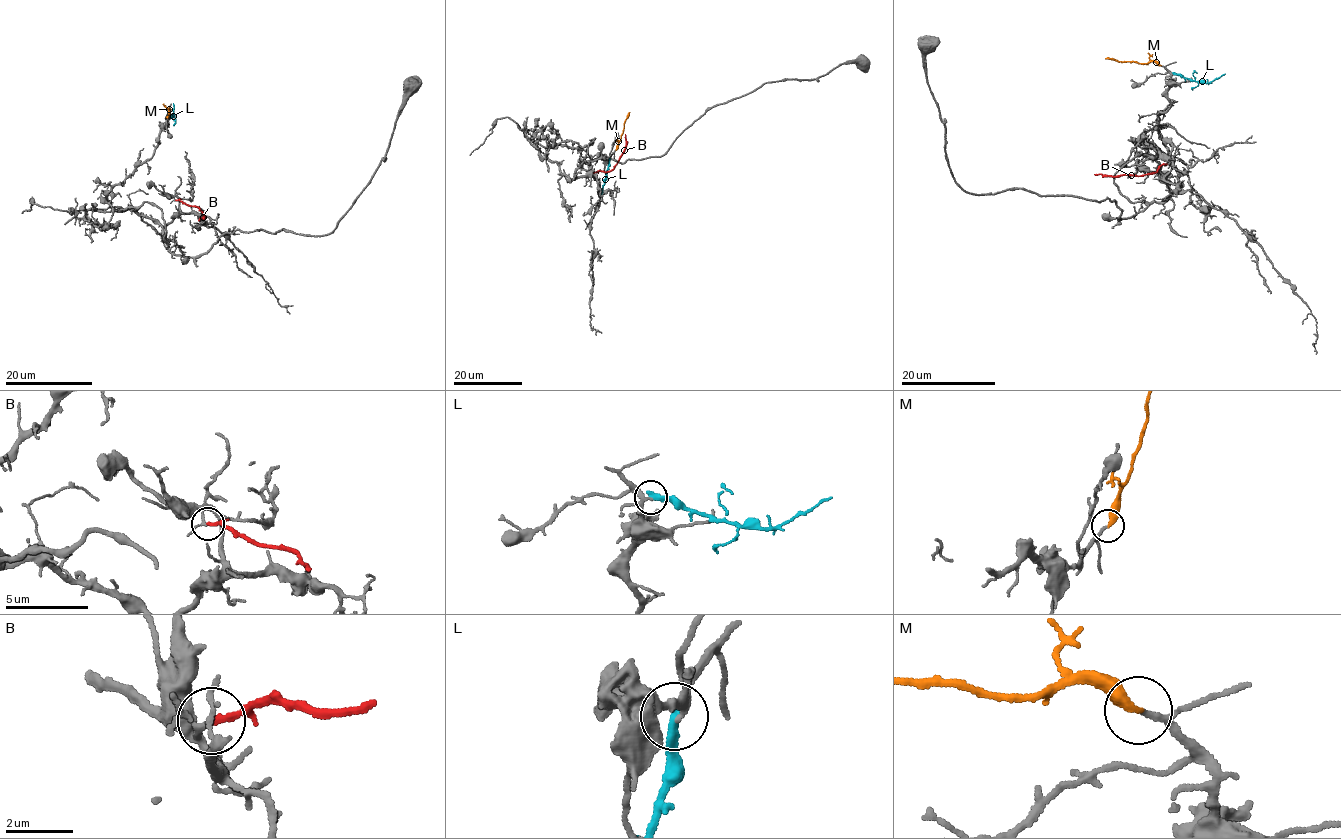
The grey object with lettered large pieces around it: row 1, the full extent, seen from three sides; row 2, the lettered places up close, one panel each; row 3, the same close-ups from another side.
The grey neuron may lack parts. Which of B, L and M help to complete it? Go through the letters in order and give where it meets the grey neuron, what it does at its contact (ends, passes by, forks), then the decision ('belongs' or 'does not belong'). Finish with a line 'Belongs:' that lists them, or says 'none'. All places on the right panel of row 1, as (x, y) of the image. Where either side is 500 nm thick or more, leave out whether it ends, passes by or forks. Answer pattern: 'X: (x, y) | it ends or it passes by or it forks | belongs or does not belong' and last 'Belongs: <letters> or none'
B: (1166, 164) | it ends | does not belong
L: (1174, 74) | it ends | does not belong
M: (1160, 65) | it ends | belongs
Belongs: M

